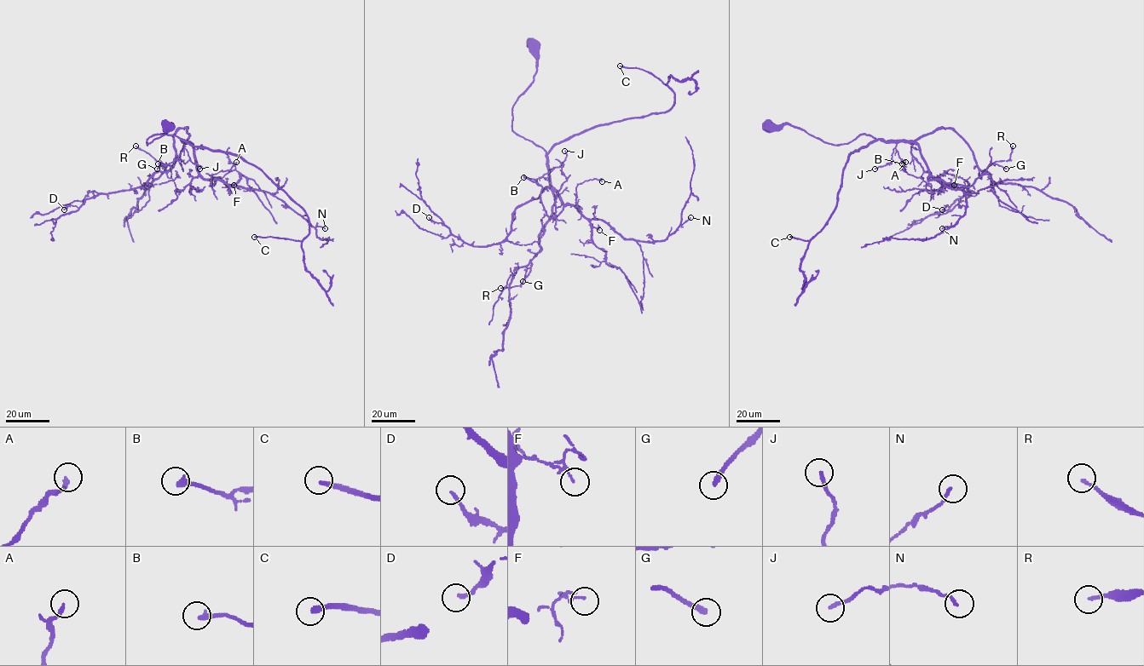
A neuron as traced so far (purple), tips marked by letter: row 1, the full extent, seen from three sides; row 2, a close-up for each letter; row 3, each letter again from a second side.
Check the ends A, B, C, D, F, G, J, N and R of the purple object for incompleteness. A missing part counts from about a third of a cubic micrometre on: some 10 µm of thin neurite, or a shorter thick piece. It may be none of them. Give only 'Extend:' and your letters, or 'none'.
Extend: C, G

